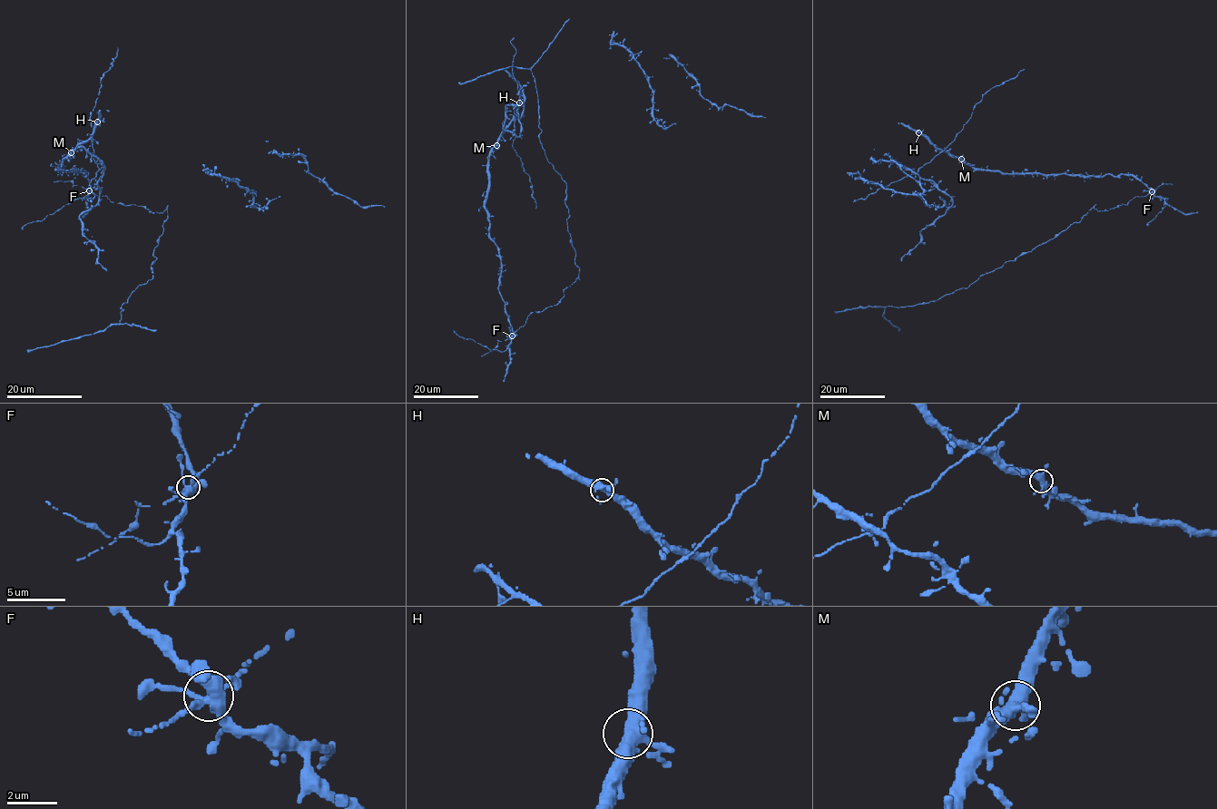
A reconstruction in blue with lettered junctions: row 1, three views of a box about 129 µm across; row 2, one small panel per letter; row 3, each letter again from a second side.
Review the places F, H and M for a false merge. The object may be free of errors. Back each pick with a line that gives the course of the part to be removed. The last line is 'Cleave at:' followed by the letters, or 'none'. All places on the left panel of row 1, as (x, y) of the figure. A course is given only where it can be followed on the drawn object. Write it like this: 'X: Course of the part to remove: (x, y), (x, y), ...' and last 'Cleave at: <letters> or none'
Cleave at: none

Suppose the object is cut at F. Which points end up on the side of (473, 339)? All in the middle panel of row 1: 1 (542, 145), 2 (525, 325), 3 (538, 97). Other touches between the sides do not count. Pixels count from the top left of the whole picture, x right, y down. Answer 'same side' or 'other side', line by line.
1: other side
2: other side
3: other side

